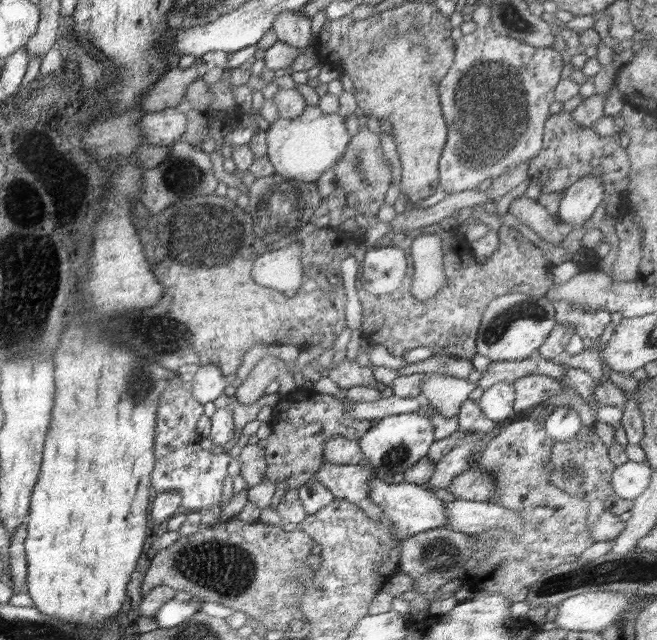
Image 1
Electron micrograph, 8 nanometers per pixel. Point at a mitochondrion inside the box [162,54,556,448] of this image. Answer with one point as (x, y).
(489, 95)

